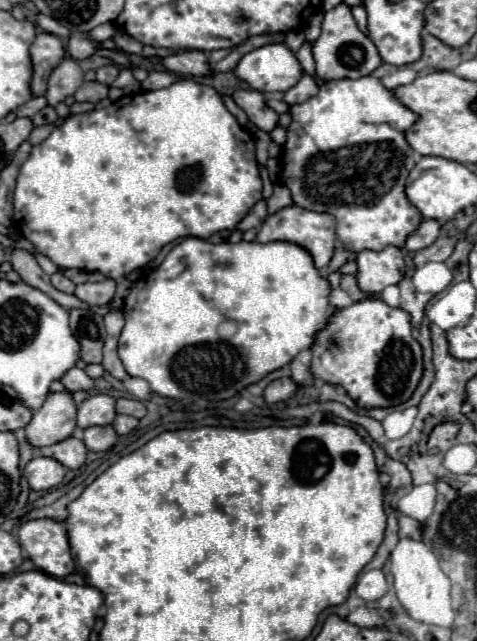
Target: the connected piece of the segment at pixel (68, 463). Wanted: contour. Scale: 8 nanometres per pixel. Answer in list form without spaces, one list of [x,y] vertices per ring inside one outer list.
[[[70,436],[70,438],[66,438],[66,440],[58,442],[58,444],[40,448],[38,454],[58,460],[64,468],[76,470],[76,468],[80,468],[80,466],[84,464],[84,460],[86,460],[86,446],[84,446],[84,442],[82,442],[78,436]]]

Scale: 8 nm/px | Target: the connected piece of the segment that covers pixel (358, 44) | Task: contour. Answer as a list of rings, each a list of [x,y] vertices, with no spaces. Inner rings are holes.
[[[338,4],[336,8],[328,10],[322,20],[322,32],[312,48],[316,60],[316,74],[322,80],[336,80],[336,78],[362,78],[372,74],[380,64],[382,58],[374,46],[374,42],[362,34],[356,26],[350,6]]]

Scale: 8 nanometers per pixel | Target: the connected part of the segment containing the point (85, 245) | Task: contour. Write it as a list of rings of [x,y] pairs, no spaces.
[[[180,78],[168,88],[162,90],[150,90],[134,94],[134,98],[126,98],[128,106],[116,102],[116,106],[92,110],[86,114],[68,116],[62,126],[54,128],[52,134],[38,146],[32,148],[28,160],[20,166],[18,182],[14,188],[14,222],[24,238],[28,238],[36,250],[44,256],[48,256],[56,266],[62,268],[78,268],[86,272],[102,272],[112,280],[124,278],[130,272],[144,268],[148,262],[152,262],[158,254],[158,250],[164,244],[170,244],[182,236],[198,236],[198,238],[210,238],[212,234],[220,230],[234,230],[236,224],[254,208],[254,204],[262,198],[262,178],[260,168],[256,162],[256,144],[254,138],[238,124],[238,120],[228,112],[222,96],[206,84],[198,84],[192,78]]]

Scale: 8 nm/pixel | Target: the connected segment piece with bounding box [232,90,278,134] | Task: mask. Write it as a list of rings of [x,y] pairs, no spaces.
[[[236,90],[234,102],[248,114],[248,118],[264,132],[272,132],[278,124],[278,114],[264,102],[264,94],[258,90]]]

